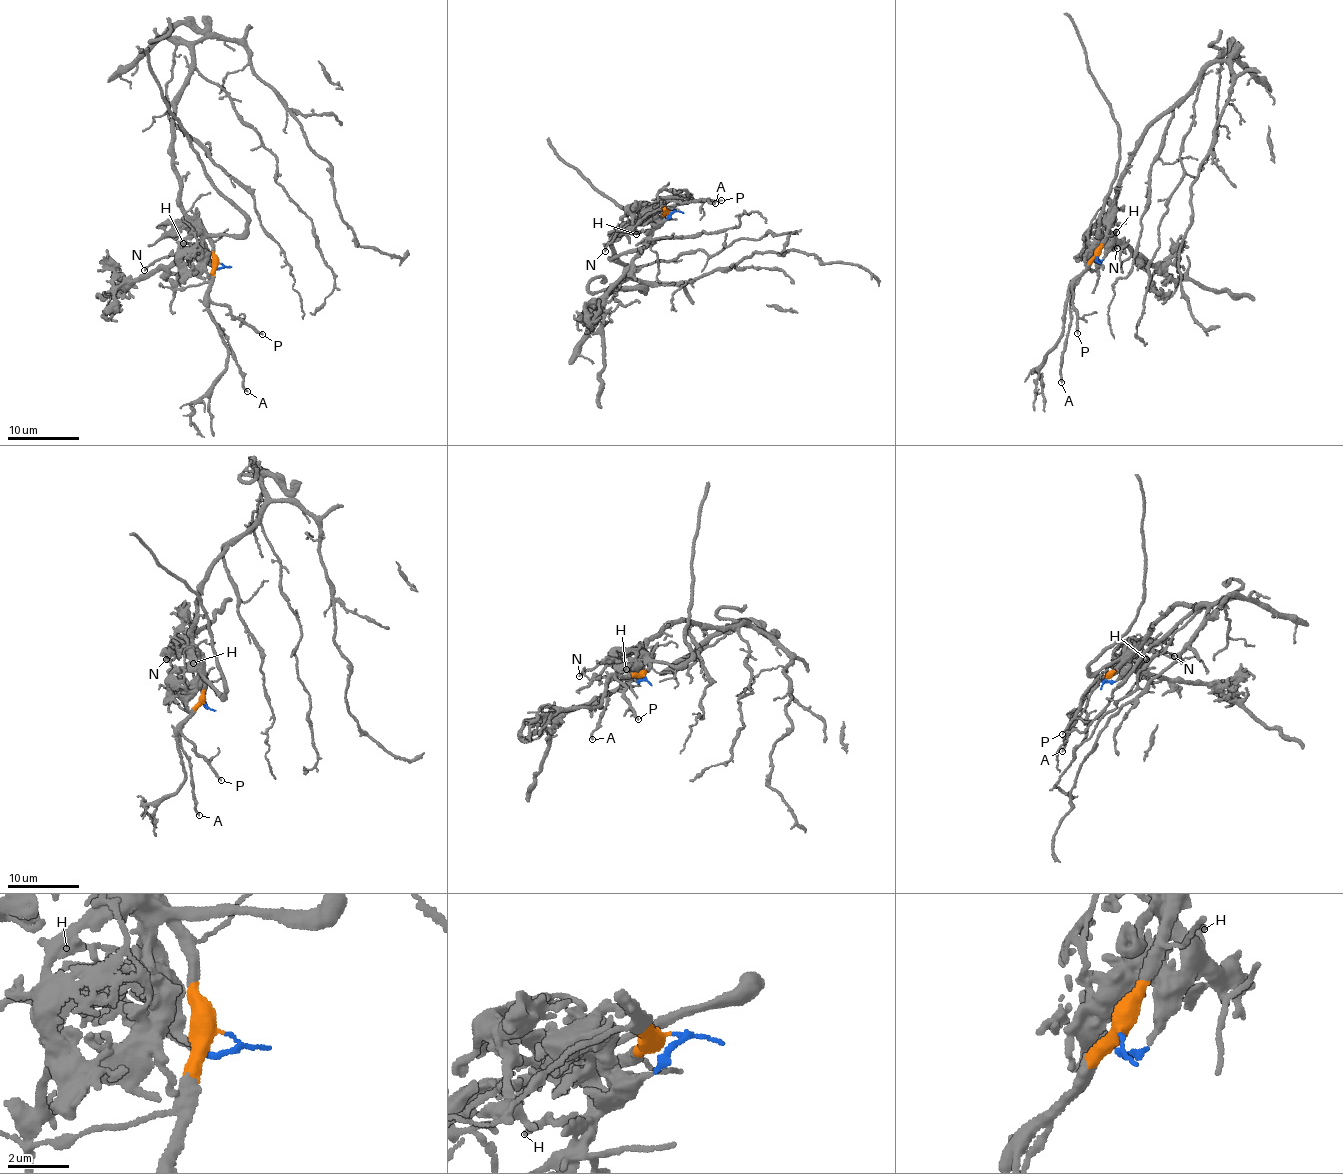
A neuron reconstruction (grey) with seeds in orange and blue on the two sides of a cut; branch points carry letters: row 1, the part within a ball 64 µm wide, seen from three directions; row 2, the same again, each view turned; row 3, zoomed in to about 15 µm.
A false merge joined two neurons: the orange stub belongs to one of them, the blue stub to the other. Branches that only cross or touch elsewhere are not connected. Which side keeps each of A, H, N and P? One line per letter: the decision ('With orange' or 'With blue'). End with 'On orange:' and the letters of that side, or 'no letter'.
A: With orange
H: With blue
N: With blue
P: With orange
On orange: A, P

